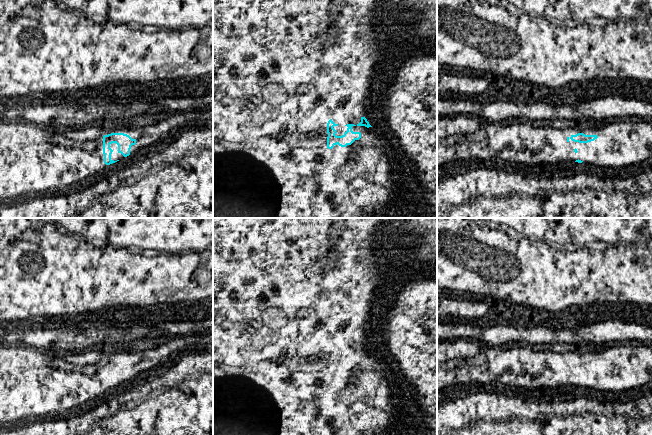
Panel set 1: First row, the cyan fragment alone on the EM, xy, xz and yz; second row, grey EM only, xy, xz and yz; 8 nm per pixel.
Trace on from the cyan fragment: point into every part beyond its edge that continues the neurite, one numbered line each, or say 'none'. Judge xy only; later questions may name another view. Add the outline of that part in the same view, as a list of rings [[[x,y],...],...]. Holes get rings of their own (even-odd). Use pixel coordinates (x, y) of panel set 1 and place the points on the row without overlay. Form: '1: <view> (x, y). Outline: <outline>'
1: xy (32, 383). Outline: [[[174,337],[158,347],[146,351],[128,352],[116,349],[113,353],[93,349],[48,355],[32,347],[0,347],[0,423],[10,423],[26,417],[56,413],[70,409],[106,392],[103,360],[124,357],[136,364],[130,379],[148,370],[176,350],[185,350],[185,337]]]

